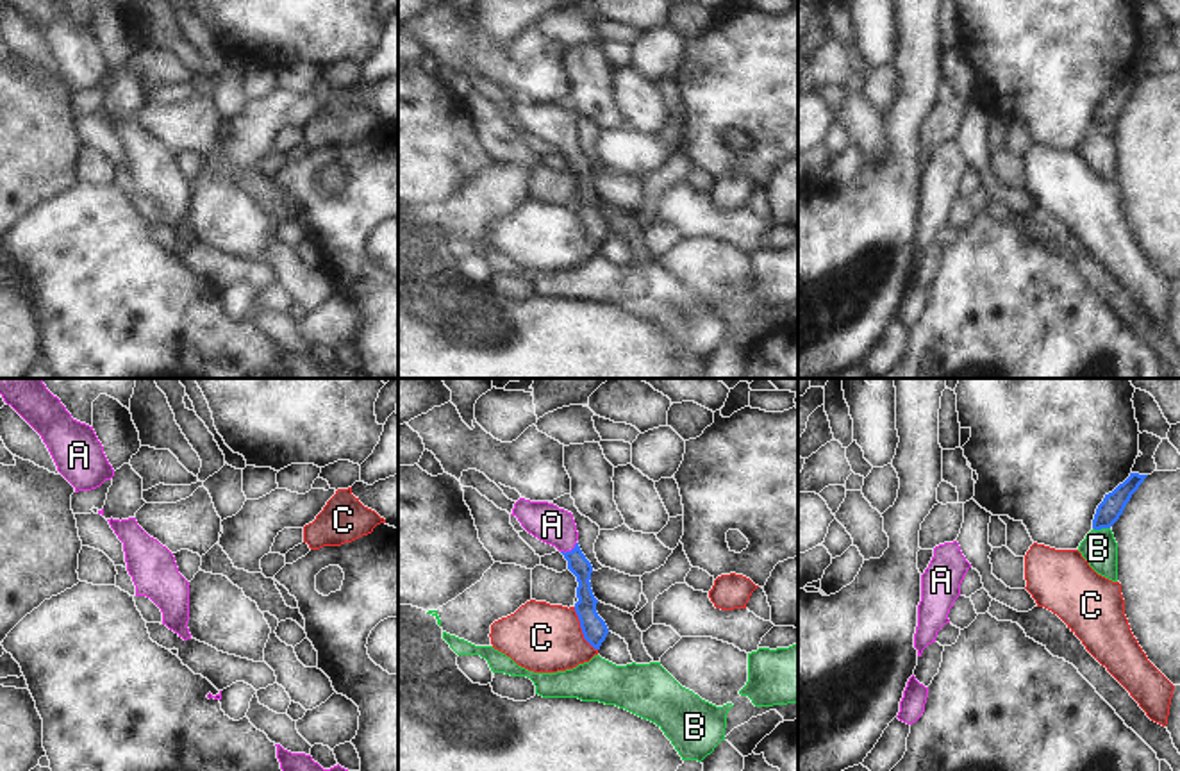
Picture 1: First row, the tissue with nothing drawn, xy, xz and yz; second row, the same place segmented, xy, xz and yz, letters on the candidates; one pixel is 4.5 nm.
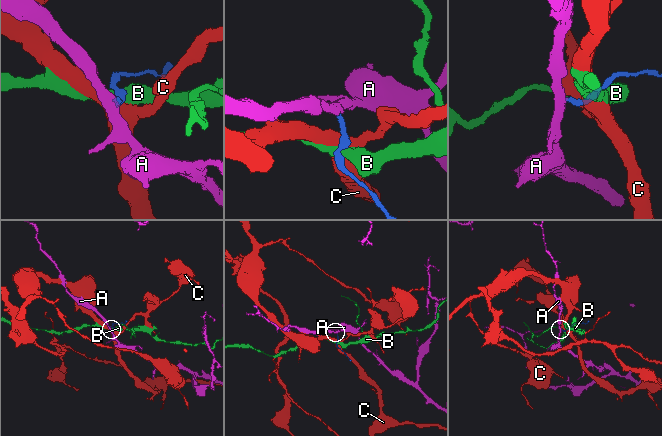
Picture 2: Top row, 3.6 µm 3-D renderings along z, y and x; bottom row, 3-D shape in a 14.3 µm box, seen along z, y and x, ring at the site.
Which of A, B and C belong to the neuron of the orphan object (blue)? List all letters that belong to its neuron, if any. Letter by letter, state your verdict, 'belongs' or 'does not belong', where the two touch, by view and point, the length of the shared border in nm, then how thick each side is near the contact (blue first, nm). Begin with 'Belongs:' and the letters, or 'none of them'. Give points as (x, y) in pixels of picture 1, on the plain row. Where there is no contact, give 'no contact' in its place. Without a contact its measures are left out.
Belongs: A
A: belongs; meets blue in xz at (568, 152); contact 90 nm long; 90 nm thick on the blue side, 170 nm on the other
B: does not belong; meets blue in yz at (1102, 127); contact 80 nm long; 110 nm thick on the blue side, 160 nm on the other
C: does not belong; meets blue in xz at (581, 227); contact 220 nm long; 120 nm thick on the blue side, 320 nm on the other

